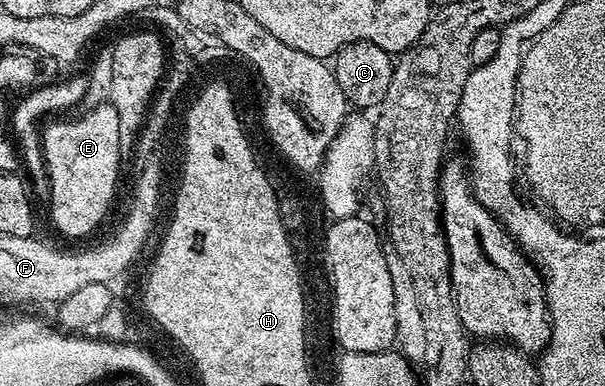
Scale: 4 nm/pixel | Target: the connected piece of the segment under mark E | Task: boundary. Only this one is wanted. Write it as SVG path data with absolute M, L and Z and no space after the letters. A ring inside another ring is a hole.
M112 105L105 106L94 107L79 119L47 122L42 135L46 167L50 170L50 215L59 233L74 239L97 229L118 191L118 170L124 150L122 130L118 110Z

